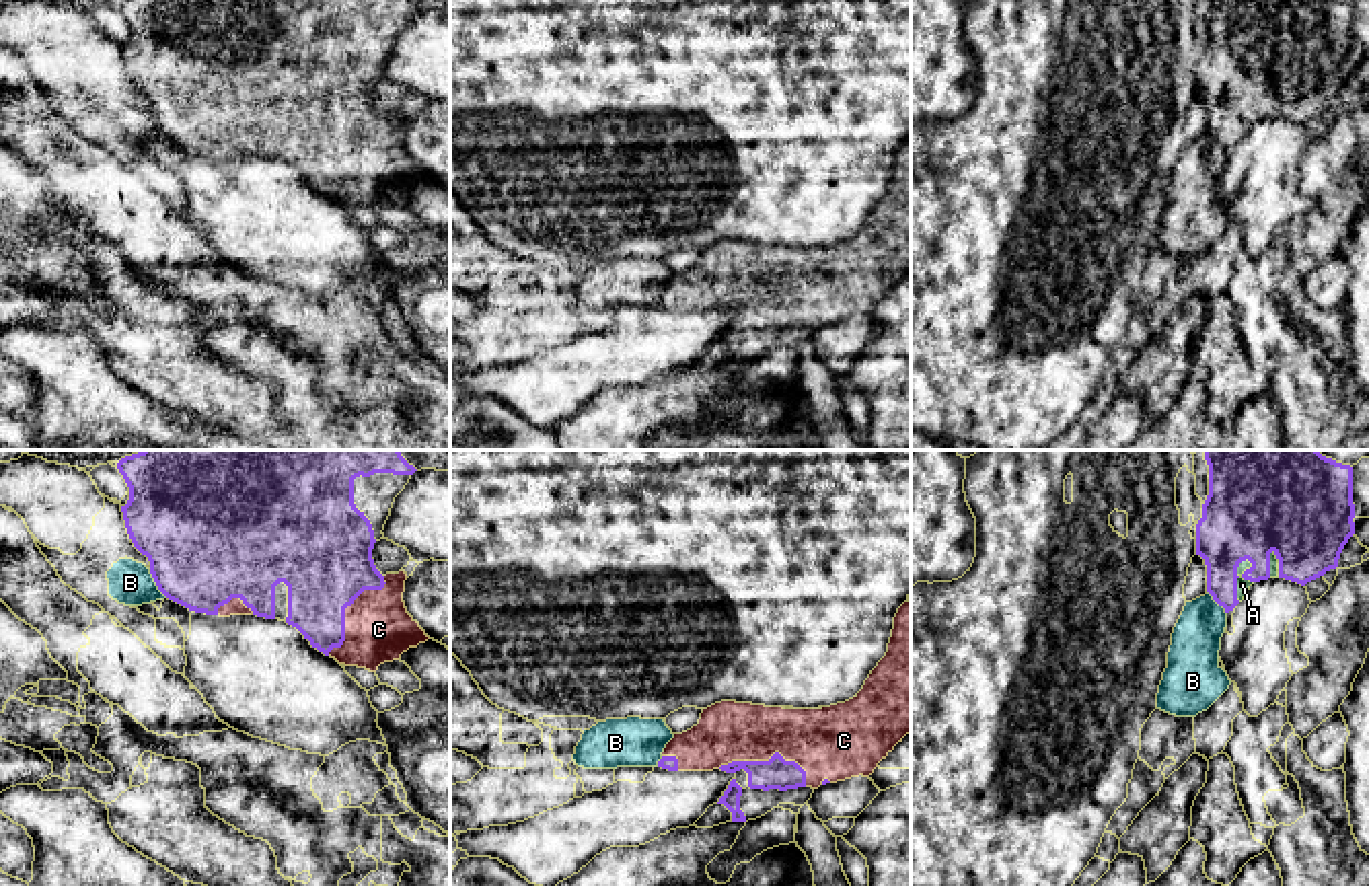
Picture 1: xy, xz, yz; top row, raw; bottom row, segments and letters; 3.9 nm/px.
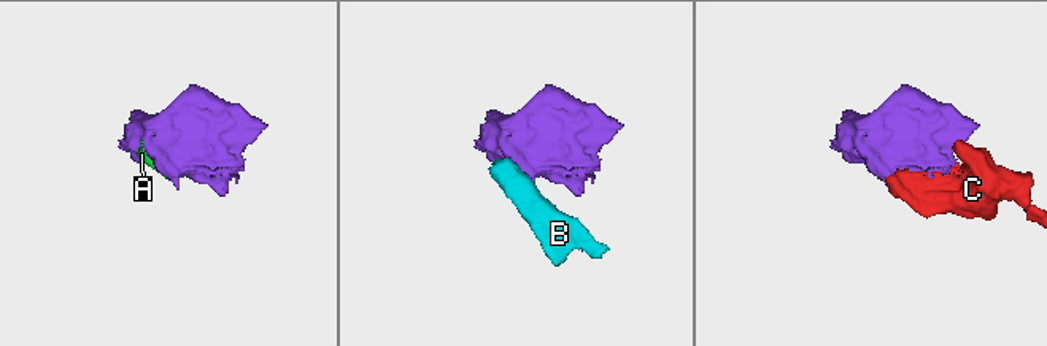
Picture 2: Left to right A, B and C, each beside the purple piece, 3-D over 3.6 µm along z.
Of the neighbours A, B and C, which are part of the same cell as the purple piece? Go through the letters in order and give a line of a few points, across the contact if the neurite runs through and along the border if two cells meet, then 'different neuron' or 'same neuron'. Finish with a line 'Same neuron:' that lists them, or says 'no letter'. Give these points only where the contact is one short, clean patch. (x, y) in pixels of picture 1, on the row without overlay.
A: same neuron
B: xy (149, 109), (155, 124), (167, 136) | different neuron
C: same neuron
Same neuron: A, C

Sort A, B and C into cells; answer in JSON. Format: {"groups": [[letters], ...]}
{"groups": [["A", "C"], ["B"]]}

